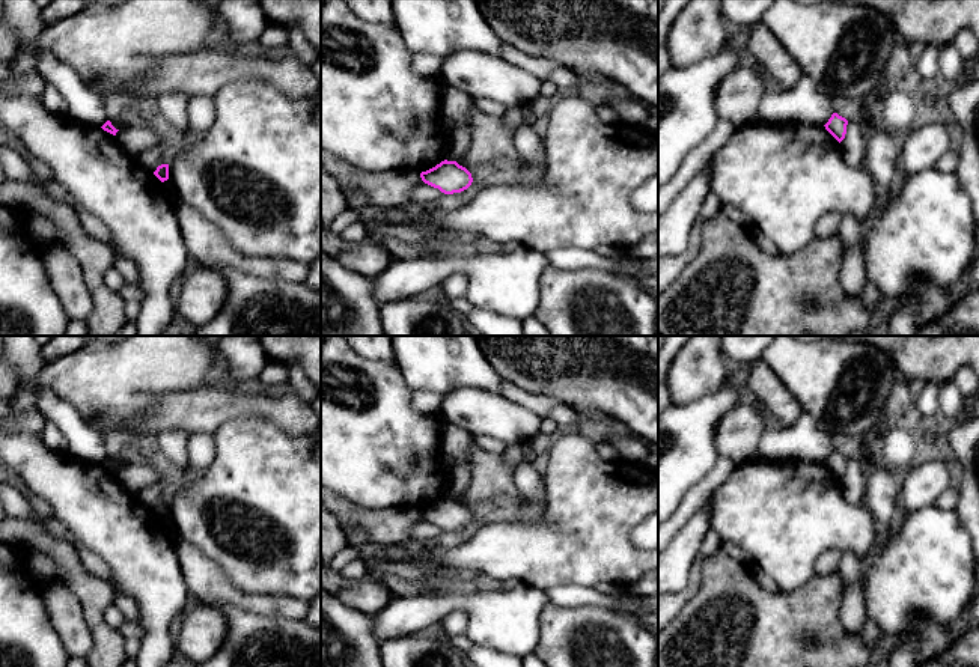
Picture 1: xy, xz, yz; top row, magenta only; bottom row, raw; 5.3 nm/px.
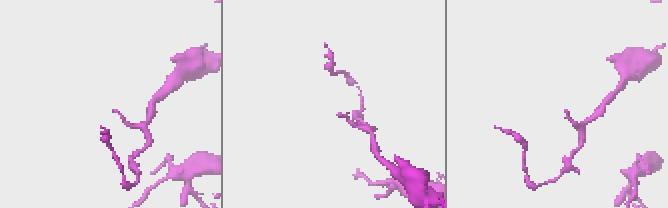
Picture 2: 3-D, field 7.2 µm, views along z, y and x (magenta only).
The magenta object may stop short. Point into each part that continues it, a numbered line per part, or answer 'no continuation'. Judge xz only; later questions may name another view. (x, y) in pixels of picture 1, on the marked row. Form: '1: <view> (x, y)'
no continuation

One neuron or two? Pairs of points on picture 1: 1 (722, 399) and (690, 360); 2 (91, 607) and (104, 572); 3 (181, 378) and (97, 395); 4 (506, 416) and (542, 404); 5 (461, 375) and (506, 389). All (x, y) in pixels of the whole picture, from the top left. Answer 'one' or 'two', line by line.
1: two
2: two
3: one
4: two
5: two

